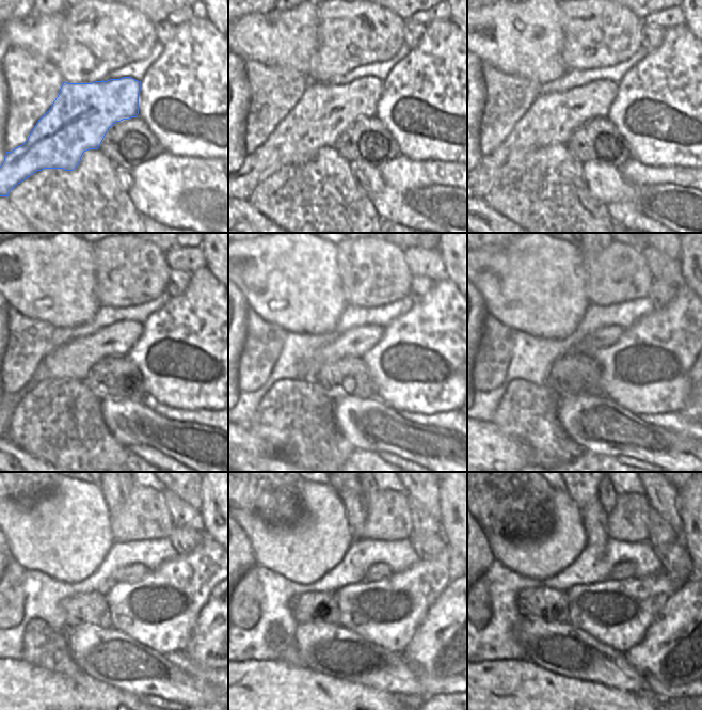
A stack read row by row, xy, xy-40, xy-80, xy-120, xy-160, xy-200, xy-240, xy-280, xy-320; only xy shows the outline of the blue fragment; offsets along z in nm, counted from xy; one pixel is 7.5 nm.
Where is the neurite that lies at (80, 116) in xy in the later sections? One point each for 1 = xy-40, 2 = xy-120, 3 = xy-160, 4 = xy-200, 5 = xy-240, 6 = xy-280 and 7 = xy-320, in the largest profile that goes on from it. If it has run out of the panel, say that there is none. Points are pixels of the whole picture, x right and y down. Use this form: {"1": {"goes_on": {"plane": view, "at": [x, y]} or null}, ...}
{"1": {"goes_on": {"plane": "xy-40", "at": [323, 111]}}, "2": {"goes_on": {"plane": "xy-120", "at": [72, 361]}}, "3": {"goes_on": {"plane": "xy-160", "at": [355, 342]}}, "4": {"goes_on": {"plane": "xy-200", "at": [604, 337]}}, "5": {"goes_on": {"plane": "xy-240", "at": [133, 573]}}, "6": {"goes_on": {"plane": "xy-280", "at": [379, 571]}}, "7": {"goes_on": {"plane": "xy-320", "at": [623, 570]}}}

